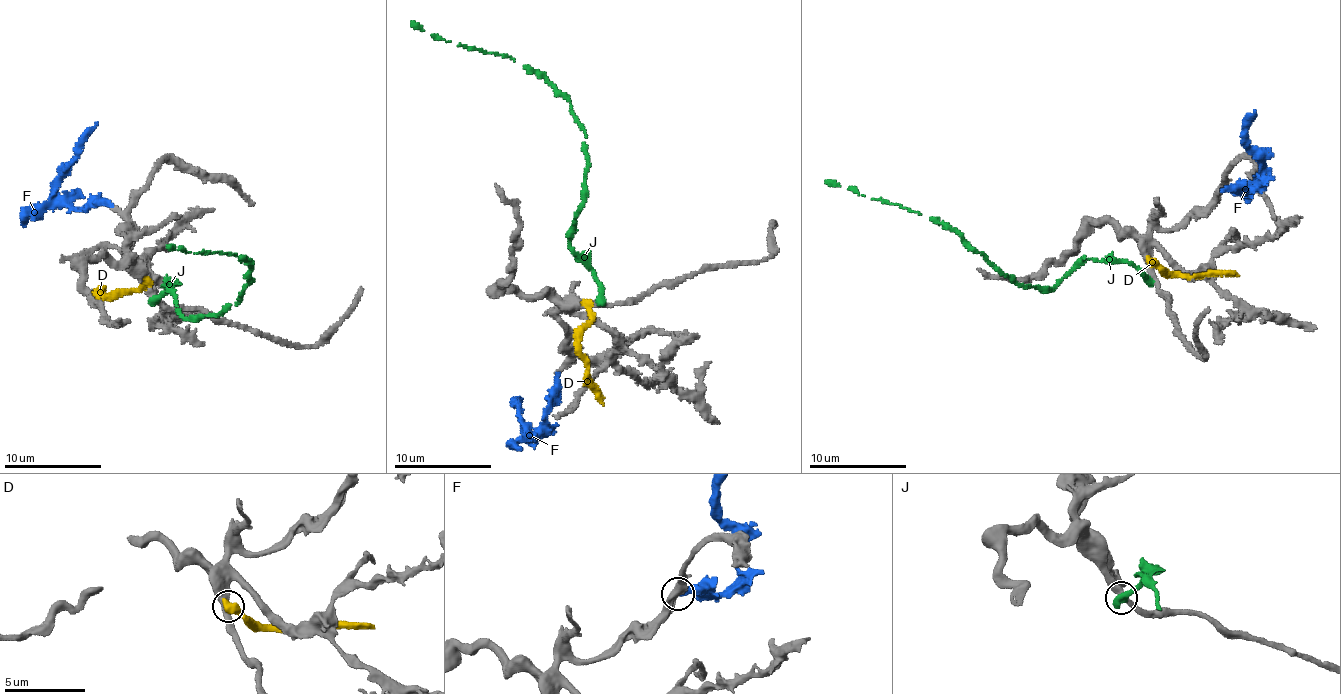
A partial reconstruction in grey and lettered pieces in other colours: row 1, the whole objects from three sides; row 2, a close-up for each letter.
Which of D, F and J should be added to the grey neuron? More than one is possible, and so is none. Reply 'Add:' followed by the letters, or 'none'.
Add: F

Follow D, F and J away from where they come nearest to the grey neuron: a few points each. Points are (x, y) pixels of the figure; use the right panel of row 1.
D: (1151, 261), (1169, 275), (1239, 275)
F: (1222, 191), (1254, 189), (1263, 173), (1263, 166), (1250, 153), (1245, 138), (1245, 128), (1255, 110)
J: (1150, 281), (1130, 265), (1092, 259), (1081, 260), (1056, 285), (1020, 286), (950, 228), (825, 180)

